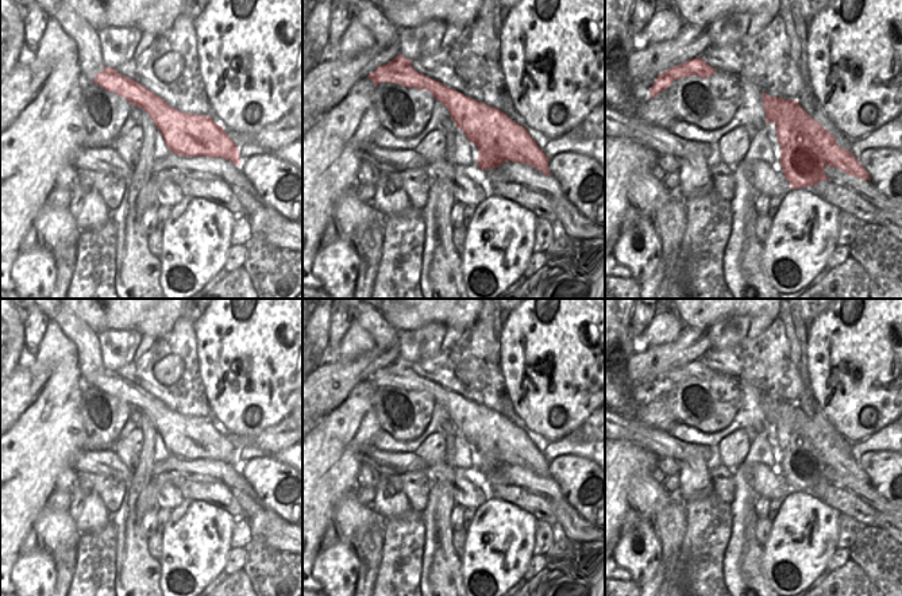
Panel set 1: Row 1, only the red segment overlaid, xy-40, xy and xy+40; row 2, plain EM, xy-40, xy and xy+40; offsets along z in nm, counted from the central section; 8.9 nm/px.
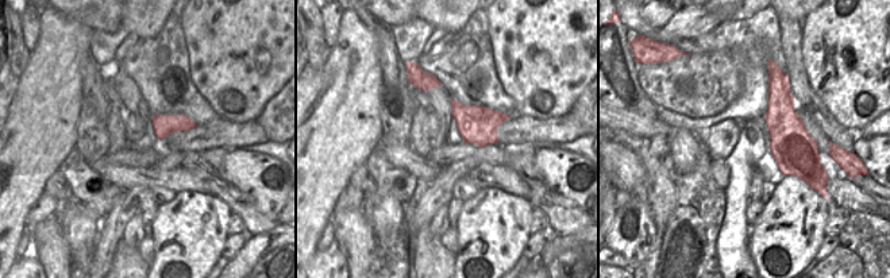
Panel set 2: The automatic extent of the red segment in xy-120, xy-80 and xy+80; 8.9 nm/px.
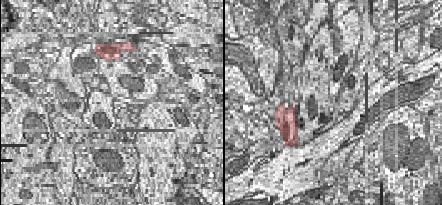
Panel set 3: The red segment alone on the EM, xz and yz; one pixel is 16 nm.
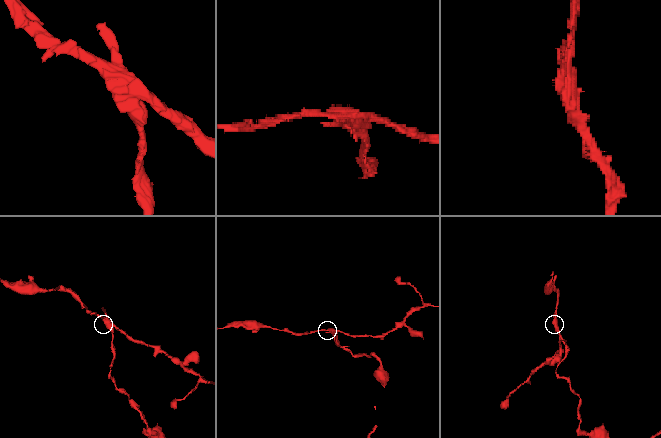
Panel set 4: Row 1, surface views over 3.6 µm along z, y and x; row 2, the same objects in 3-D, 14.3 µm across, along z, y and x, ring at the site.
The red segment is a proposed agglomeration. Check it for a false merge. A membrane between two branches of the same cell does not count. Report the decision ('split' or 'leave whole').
split

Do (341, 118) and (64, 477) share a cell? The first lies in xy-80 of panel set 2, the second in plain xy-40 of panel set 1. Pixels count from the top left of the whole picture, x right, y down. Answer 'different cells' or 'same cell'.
different cells

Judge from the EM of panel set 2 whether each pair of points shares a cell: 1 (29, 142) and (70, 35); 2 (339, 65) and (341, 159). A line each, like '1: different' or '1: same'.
1: same
2: same

